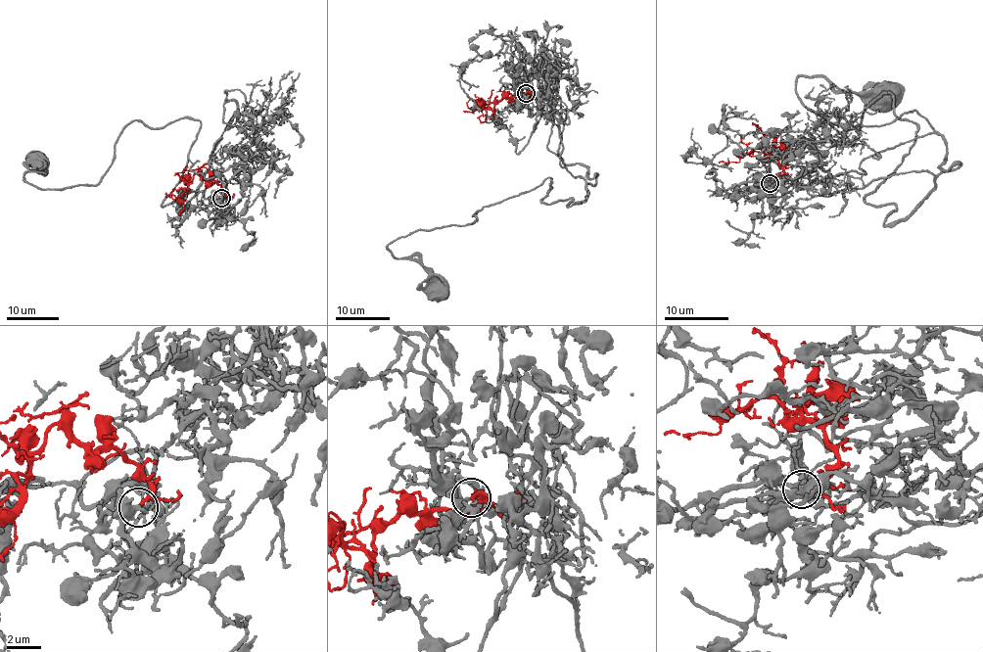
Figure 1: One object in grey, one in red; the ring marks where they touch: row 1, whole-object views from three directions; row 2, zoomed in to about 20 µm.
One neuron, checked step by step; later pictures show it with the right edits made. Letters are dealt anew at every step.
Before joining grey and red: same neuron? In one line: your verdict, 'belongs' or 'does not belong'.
belongs

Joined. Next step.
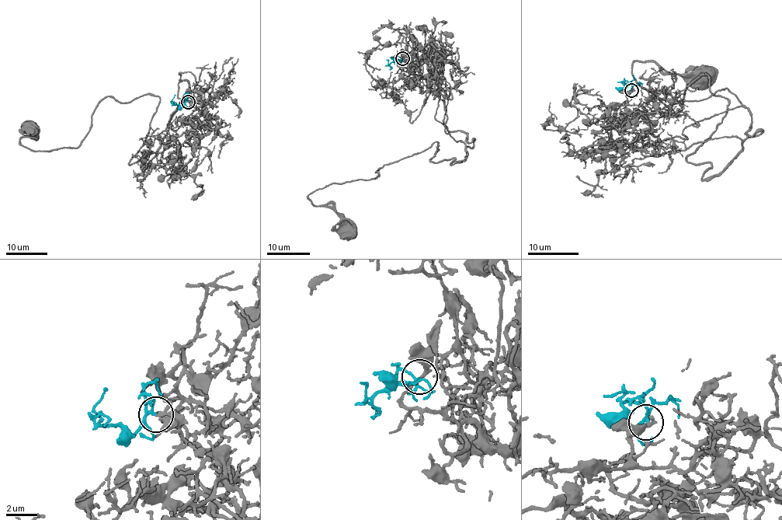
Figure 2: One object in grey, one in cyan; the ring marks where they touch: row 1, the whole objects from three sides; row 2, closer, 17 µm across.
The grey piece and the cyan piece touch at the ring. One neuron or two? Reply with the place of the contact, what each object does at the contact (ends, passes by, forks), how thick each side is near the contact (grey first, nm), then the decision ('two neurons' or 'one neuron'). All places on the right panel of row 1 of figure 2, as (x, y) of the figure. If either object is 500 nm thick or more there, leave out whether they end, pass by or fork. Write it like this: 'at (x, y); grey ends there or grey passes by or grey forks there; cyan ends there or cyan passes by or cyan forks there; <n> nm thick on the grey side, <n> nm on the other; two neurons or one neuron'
at (631, 90); grey passes by; cyan forks there; 200 nm thick on the grey side, 140 nm on the other; one neuron

